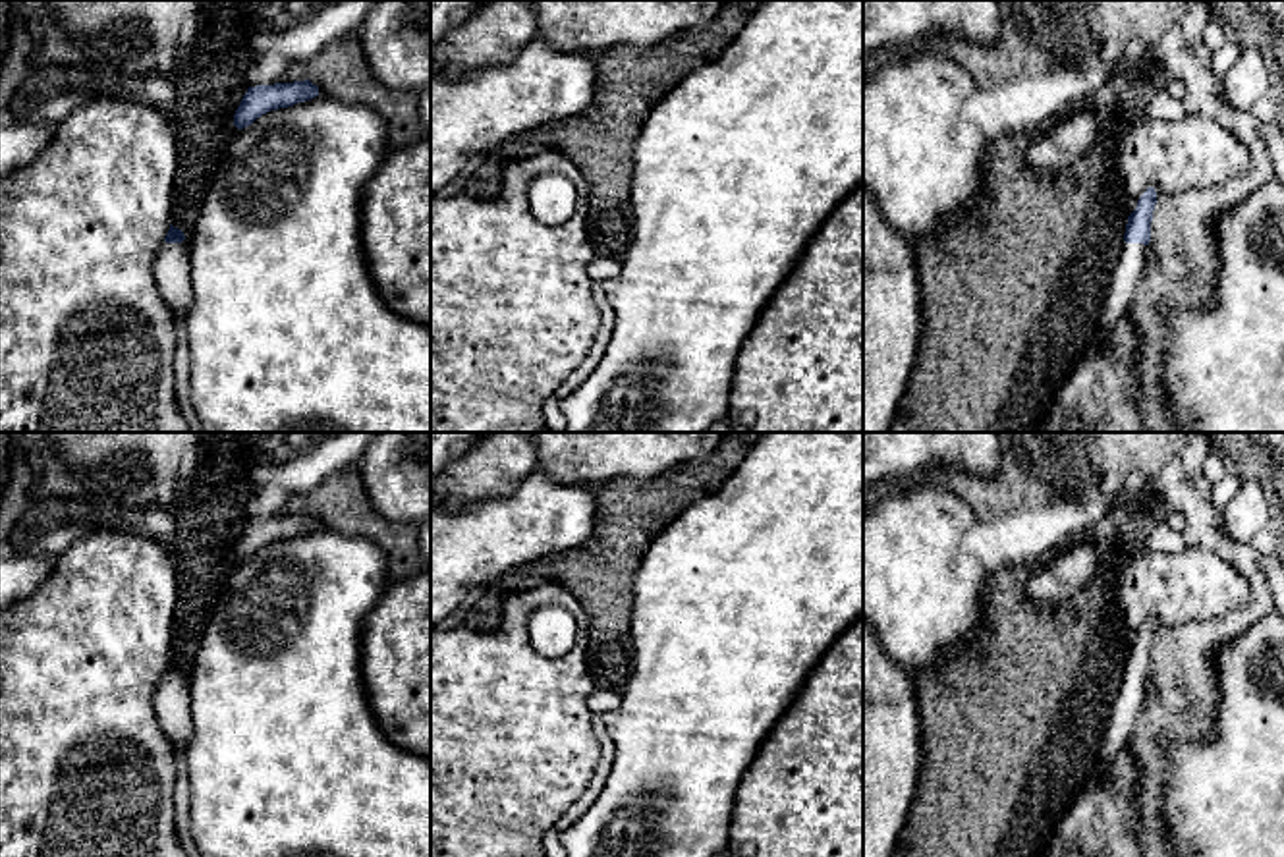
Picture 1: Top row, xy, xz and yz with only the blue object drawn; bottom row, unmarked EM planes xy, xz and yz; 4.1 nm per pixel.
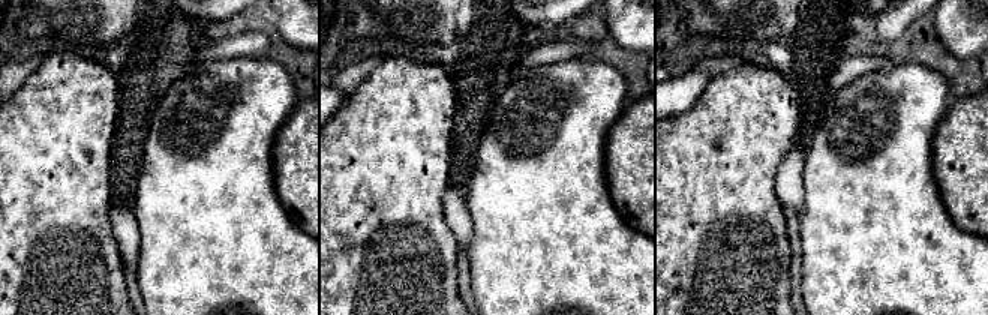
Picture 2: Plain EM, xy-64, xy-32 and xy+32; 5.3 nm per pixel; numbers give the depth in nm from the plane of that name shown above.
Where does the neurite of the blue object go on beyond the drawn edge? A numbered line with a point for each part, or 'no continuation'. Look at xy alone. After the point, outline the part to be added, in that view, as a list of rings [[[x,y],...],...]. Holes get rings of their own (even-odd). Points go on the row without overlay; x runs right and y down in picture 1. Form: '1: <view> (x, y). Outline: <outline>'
1: xy (172, 691). Outline: [[[164,674],[154,689],[154,710],[168,743],[185,757],[193,733],[189,679],[185,676]]]

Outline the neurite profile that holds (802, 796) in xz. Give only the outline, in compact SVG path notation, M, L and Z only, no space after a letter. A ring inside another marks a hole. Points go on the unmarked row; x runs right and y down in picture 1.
M863 616L824 652L740 780L730 857L863 857Z

